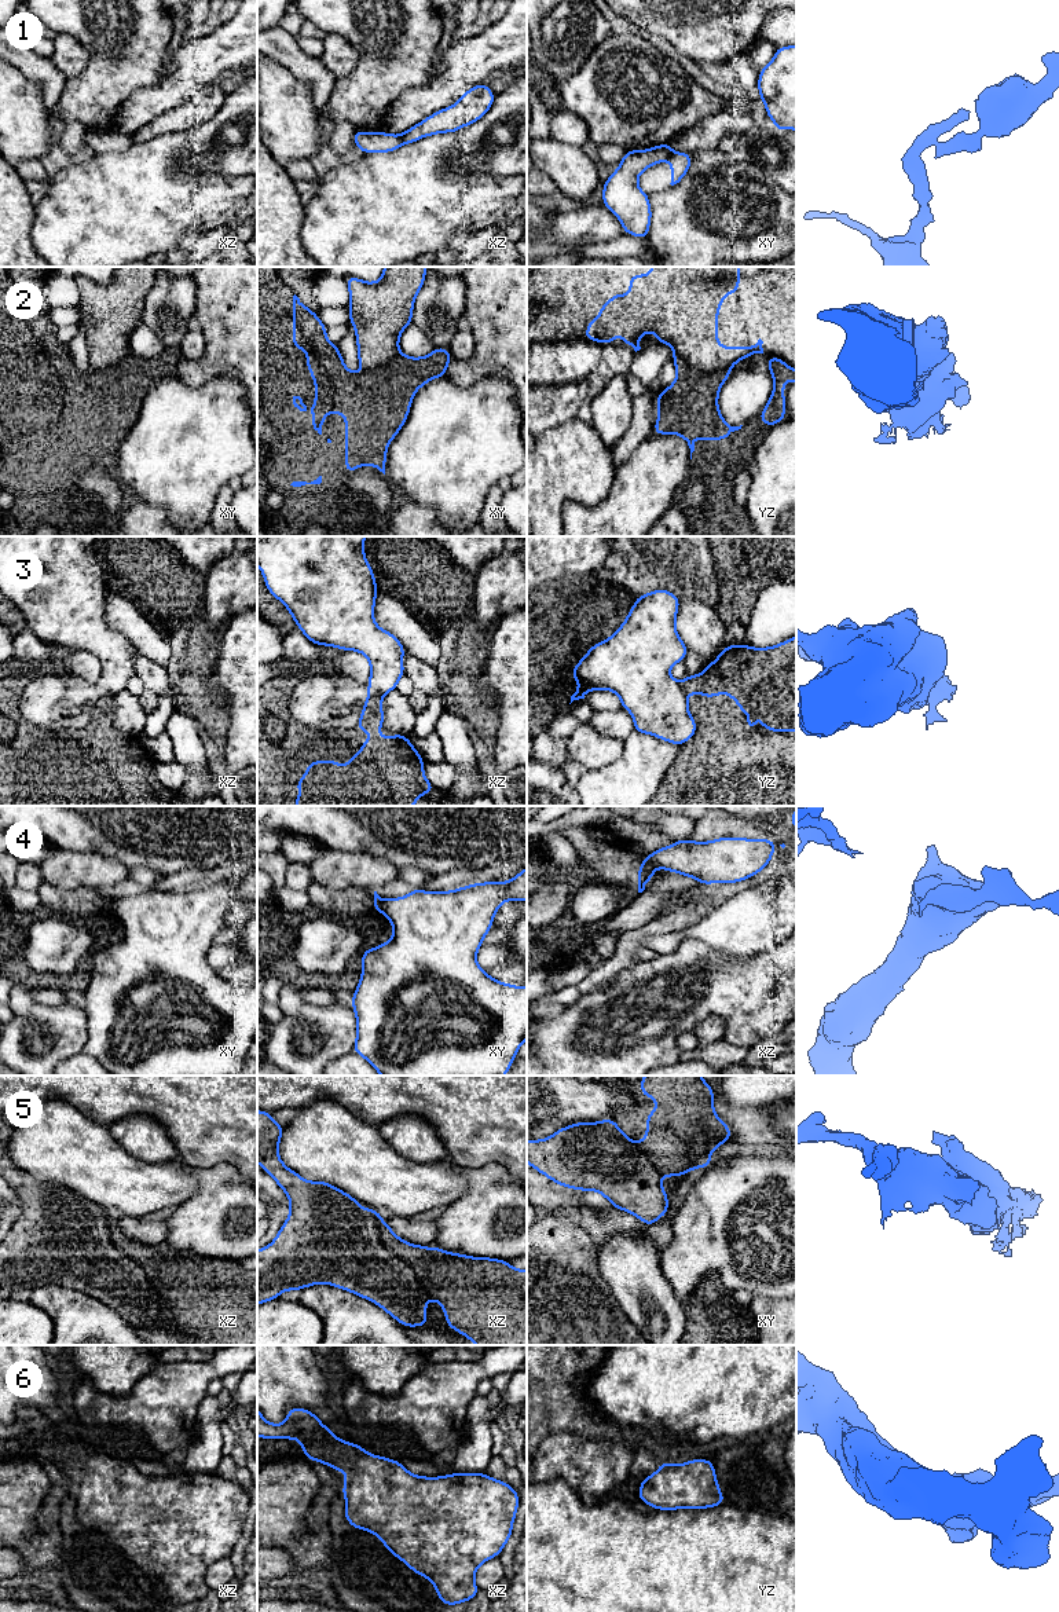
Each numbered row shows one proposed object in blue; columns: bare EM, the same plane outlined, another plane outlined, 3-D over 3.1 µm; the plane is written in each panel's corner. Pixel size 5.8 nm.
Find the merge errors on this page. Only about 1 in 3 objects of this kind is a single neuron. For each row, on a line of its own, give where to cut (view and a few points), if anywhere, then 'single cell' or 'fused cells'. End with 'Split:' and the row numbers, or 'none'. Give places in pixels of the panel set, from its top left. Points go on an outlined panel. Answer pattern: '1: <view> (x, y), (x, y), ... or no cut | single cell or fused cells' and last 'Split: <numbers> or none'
1: xz (398, 135), (402, 143) | fused cells
2: yz (674, 354), (702, 372), (729, 369) | fused cells
3: xz (381, 695), (367, 696) | fused cells
4: xy (383, 900), (378, 909) | fused cells
5: xz (378, 1222), (381, 1242), (406, 1263), (429, 1297) | fused cells
6: no cut | single cell
Split: 1, 2, 3, 4, 5

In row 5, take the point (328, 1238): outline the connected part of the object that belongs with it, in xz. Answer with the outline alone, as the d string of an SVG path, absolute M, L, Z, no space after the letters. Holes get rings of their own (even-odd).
M257 1110L257 1162L290 1199L290 1216L275 1239L257 1250L257 1305L286 1290L326 1283L370 1300L403 1326L429 1326L429 1296L407 1263L384 1246L380 1232L382 1215L359 1206L358 1199L330 1183L308 1181L289 1169L278 1155L283 1129L271 1113Z

